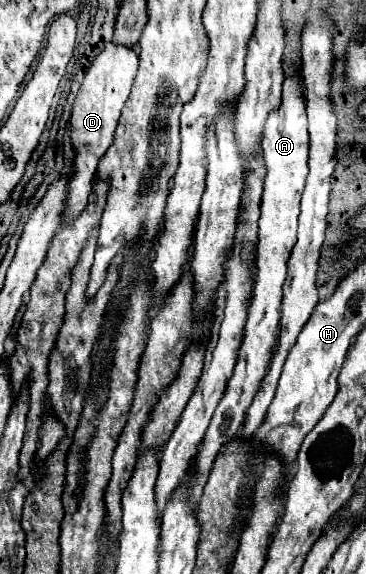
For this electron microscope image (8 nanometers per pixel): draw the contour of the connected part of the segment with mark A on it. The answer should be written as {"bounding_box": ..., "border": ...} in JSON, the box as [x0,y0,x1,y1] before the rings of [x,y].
{"bounding_box":[191,77,309,503],"border":[[[287,77],[283,81],[283,103],[273,115],[269,115],[263,131],[263,157],[265,157],[265,183],[263,183],[263,197],[261,197],[261,217],[259,225],[259,241],[257,241],[257,281],[253,287],[253,299],[249,305],[249,317],[245,323],[245,339],[239,347],[237,365],[233,369],[233,377],[227,383],[225,395],[213,413],[211,425],[205,433],[201,443],[201,451],[197,453],[197,485],[191,491],[193,503],[201,497],[203,487],[207,483],[209,469],[219,453],[221,445],[235,437],[245,421],[245,413],[257,395],[261,381],[267,373],[271,363],[271,349],[277,345],[277,329],[281,319],[281,297],[283,297],[283,281],[287,277],[287,259],[295,245],[297,235],[297,215],[299,215],[299,201],[305,187],[305,179],[309,173],[309,133],[307,133],[307,115],[305,115],[305,101],[301,95],[299,79]]]}

